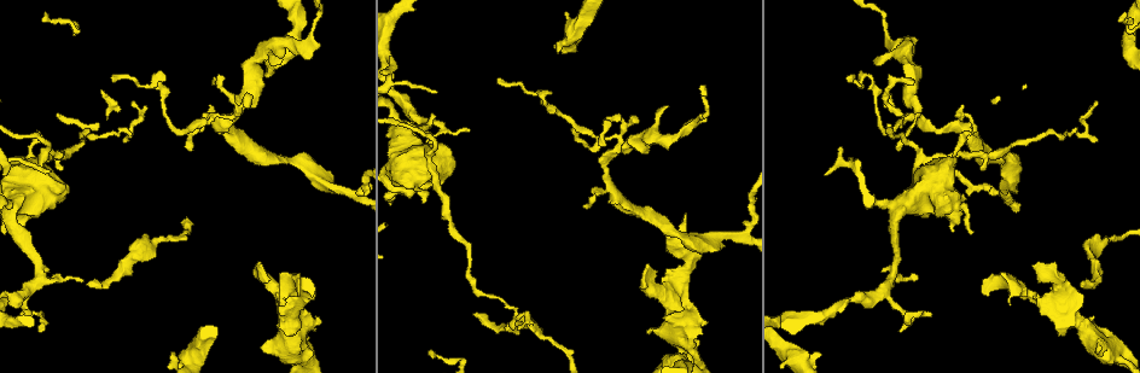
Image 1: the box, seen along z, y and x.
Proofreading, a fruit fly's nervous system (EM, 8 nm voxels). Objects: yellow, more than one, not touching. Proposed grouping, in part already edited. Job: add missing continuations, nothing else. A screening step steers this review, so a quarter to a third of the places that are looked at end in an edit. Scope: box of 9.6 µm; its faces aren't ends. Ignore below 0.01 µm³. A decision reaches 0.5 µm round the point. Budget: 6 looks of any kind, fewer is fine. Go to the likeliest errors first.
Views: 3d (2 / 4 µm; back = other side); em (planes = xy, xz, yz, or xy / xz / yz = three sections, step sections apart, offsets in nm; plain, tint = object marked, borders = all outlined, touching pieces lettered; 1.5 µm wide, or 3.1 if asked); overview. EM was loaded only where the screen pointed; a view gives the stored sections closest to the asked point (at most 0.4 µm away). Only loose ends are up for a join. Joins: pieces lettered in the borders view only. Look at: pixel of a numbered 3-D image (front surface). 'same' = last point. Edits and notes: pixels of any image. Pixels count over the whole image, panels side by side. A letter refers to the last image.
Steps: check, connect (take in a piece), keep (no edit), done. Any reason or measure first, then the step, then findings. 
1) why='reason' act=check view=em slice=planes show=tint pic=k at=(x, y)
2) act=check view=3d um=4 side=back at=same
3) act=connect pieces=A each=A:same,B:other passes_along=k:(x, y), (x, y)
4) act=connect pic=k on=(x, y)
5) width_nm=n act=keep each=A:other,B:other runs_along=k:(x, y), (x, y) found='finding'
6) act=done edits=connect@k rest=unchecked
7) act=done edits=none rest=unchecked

why='free end' act=check view=em slice=xz step=4 show=borders pic=1 at=(282, 303)

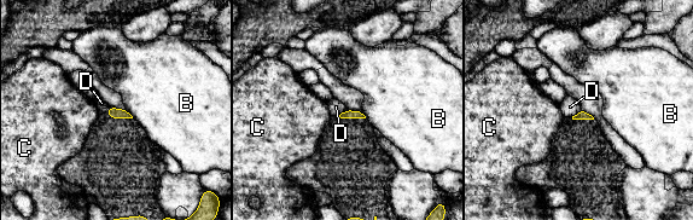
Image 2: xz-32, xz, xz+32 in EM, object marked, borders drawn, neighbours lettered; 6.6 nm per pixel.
why='cut it another way' act=check view=em slice=planes show=borders at=same

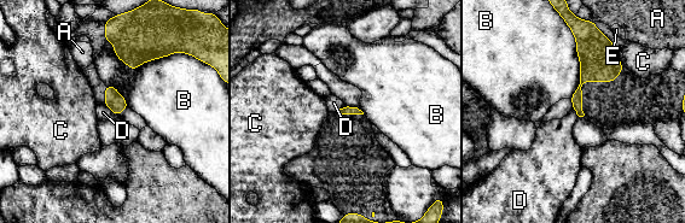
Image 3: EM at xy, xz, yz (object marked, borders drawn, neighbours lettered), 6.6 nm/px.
act=keep each=A:other,B:other,C:other,D:other,E:other border=3:(104, 105), (117, 116) found='no lettered piece goes on from it'

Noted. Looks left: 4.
why='an open end' act=check view=em slice=yz step=8 show=borders pic=1 at=(310, 315)

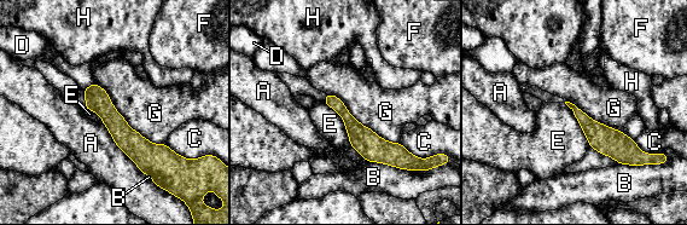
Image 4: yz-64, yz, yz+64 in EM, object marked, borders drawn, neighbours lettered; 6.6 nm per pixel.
act=check view=em slice=planes show=borders at=same

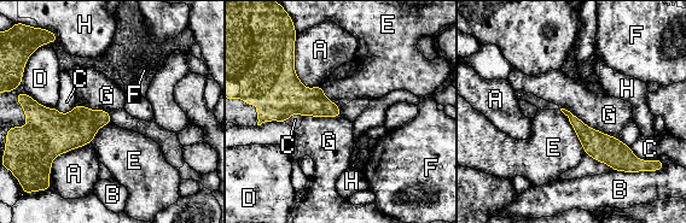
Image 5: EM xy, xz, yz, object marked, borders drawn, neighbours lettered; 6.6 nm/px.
act=keep each=A:other,B:other,C:other,D:other,E:other,F:other,G:other,H:other runs_along=5:(570, 116), (599, 146), (628, 162) found='none of them fits'

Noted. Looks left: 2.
act=check view=em slice=xy step=8 show=plain pic=1 at=(1082, 282)

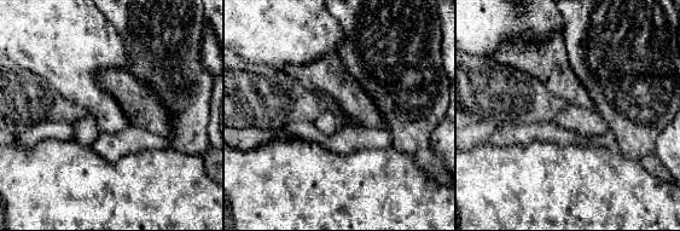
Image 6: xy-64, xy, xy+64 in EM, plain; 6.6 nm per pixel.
act=check view=em slice=xy step=8 show=borders at=same

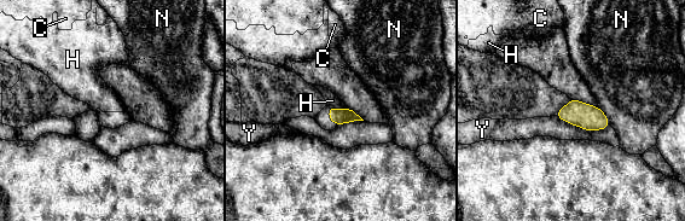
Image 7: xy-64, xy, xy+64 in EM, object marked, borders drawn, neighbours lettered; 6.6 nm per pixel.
width_nm=90 longest_contact=Y:280nm act=keep each=C:other,H:other,N:other,Y:other found='no lettered piece goes on from it'

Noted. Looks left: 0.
act=done edits=none rest=unchecked

